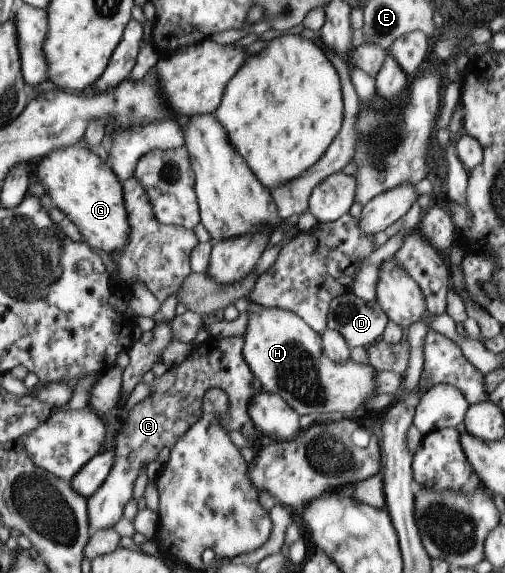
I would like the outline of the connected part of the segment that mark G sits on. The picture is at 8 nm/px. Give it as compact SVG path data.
M79 145L58 148L35 161L32 171L34 181L42 184L54 206L64 212L91 248L98 248L111 255L124 250L130 234L128 210L124 204L122 182L114 170L88 147Z

